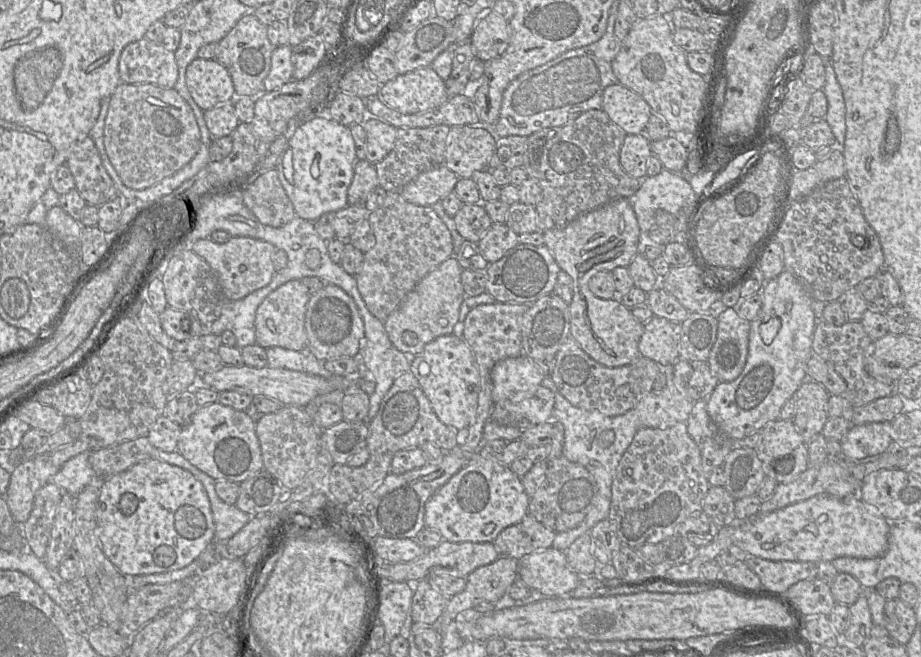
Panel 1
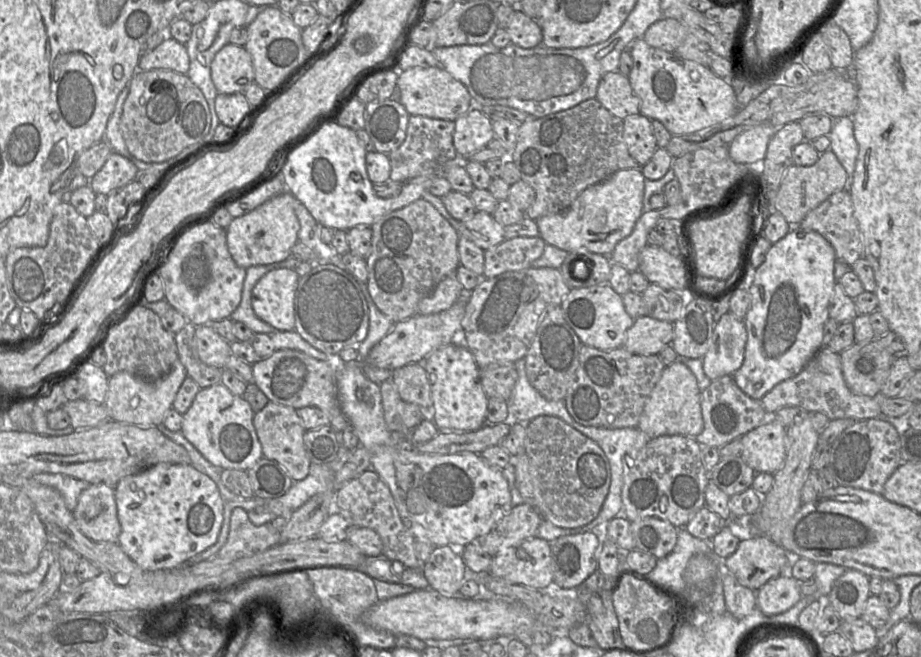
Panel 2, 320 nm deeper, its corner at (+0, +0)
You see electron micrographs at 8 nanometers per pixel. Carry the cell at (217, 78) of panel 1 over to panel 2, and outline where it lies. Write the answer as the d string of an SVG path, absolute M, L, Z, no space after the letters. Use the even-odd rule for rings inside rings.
M231 43L223 46L214 56L211 79L218 93L244 93L254 82L254 68L250 54L243 46Z

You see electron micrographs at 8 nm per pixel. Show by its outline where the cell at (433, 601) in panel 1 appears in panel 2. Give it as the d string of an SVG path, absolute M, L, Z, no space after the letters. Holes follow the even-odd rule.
M449 546L434 547L422 565L429 587L444 596L453 596L465 581L466 564Z

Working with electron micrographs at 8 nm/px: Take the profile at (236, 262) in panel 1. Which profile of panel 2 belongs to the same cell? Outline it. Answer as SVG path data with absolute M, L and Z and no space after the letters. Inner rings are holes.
M286 190L253 211L233 218L226 228L226 241L229 253L238 266L247 269L256 265L273 264L291 255L292 247L298 242L300 229L295 214L296 201L298 200Z

